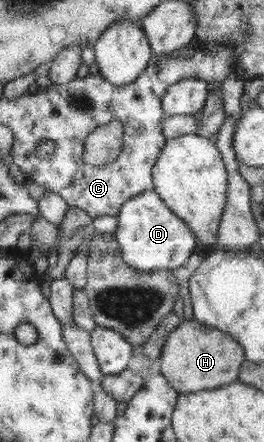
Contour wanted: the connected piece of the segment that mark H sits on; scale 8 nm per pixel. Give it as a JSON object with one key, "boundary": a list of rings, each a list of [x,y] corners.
{"boundary":[[[183,319],[180,326],[169,334],[160,358],[162,374],[169,383],[173,383],[177,391],[183,394],[195,393],[203,389],[217,389],[237,381],[241,373],[241,365],[245,361],[245,351],[231,335],[219,329],[211,329],[197,319]]]}

